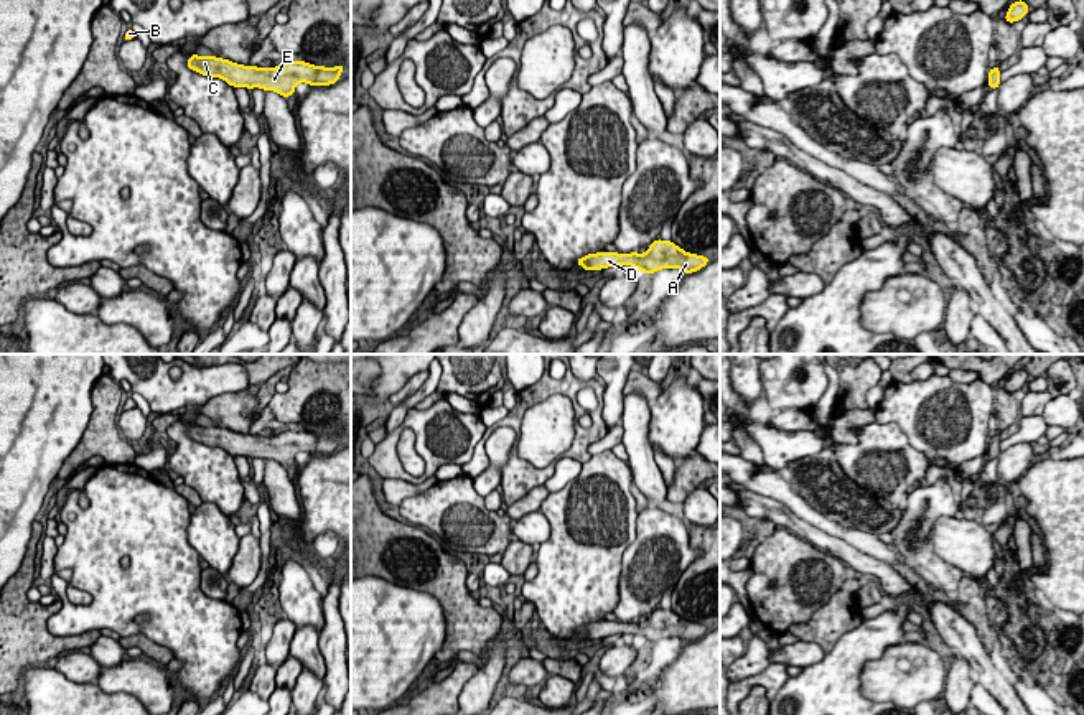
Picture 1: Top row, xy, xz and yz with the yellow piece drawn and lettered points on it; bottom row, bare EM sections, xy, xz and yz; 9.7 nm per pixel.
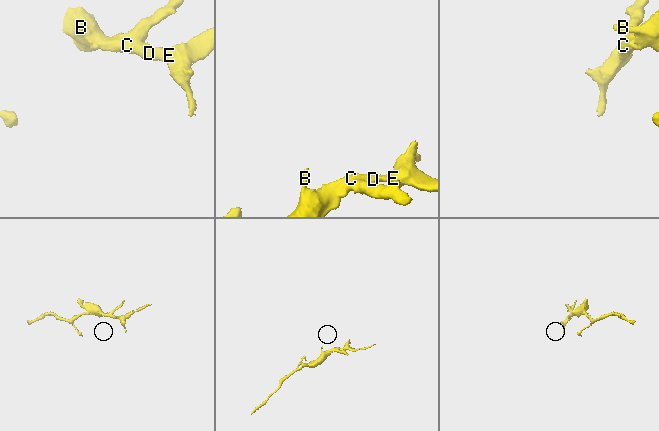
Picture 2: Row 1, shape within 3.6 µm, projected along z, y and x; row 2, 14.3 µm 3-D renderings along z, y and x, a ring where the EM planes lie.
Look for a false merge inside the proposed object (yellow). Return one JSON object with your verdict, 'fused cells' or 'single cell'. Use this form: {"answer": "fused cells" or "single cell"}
{"answer": "single cell"}

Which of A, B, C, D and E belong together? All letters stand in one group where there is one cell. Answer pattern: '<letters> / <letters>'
A B C D E

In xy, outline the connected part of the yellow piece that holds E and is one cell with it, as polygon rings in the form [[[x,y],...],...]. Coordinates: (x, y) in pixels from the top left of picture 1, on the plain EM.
[[[191,423],[186,435],[203,445],[219,446],[232,456],[275,460],[282,466],[295,463],[300,451],[331,455],[343,442],[344,433],[334,437],[315,435],[306,430],[285,430],[275,437],[244,435],[216,425]]]

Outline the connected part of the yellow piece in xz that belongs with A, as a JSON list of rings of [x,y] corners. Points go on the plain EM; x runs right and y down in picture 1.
[[[662,608],[654,610],[644,623],[618,623],[603,619],[577,628],[577,634],[582,634],[586,641],[613,634],[633,634],[646,644],[662,638],[679,638],[684,643],[692,643],[705,636],[708,631],[710,628],[685,621],[672,610]]]

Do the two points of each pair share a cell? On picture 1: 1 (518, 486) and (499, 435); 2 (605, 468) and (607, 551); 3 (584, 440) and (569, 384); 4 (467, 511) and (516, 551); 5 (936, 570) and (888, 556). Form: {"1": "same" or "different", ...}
{"1": "different", "2": "same", "3": "same", "4": "different", "5": "different"}

